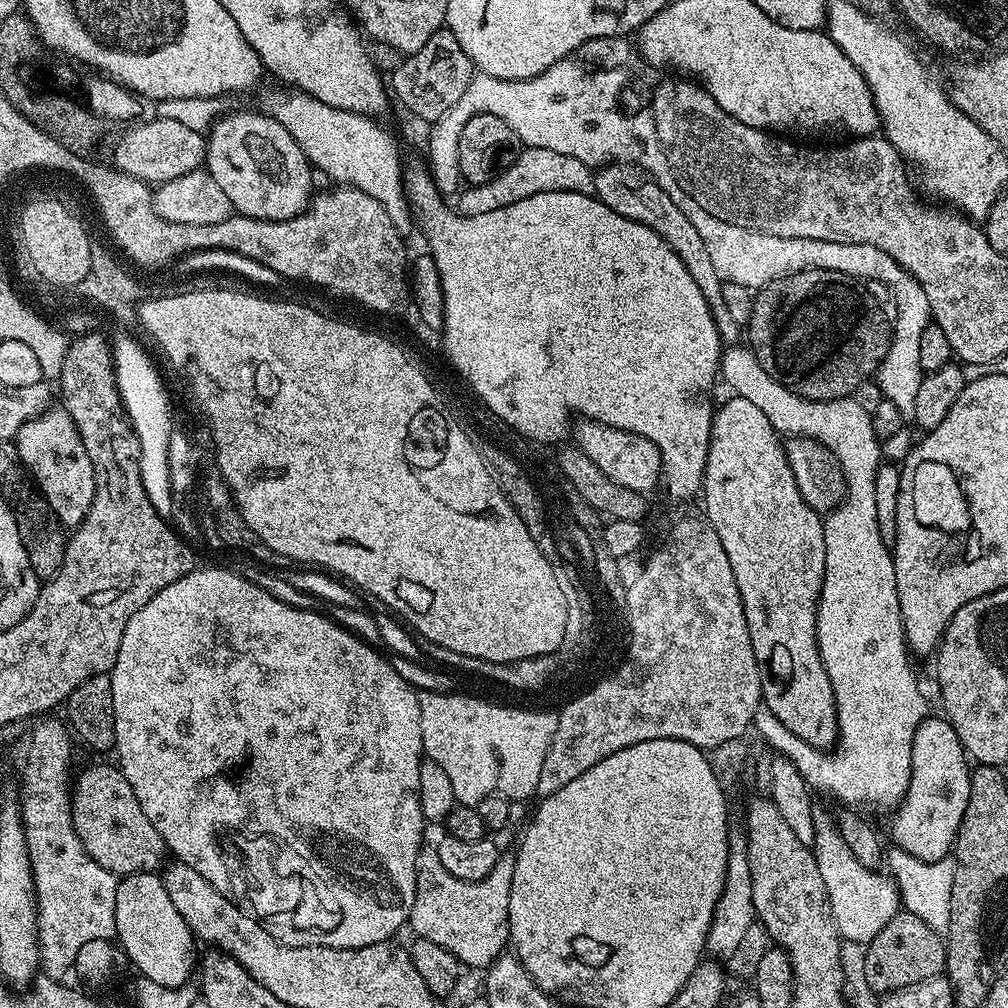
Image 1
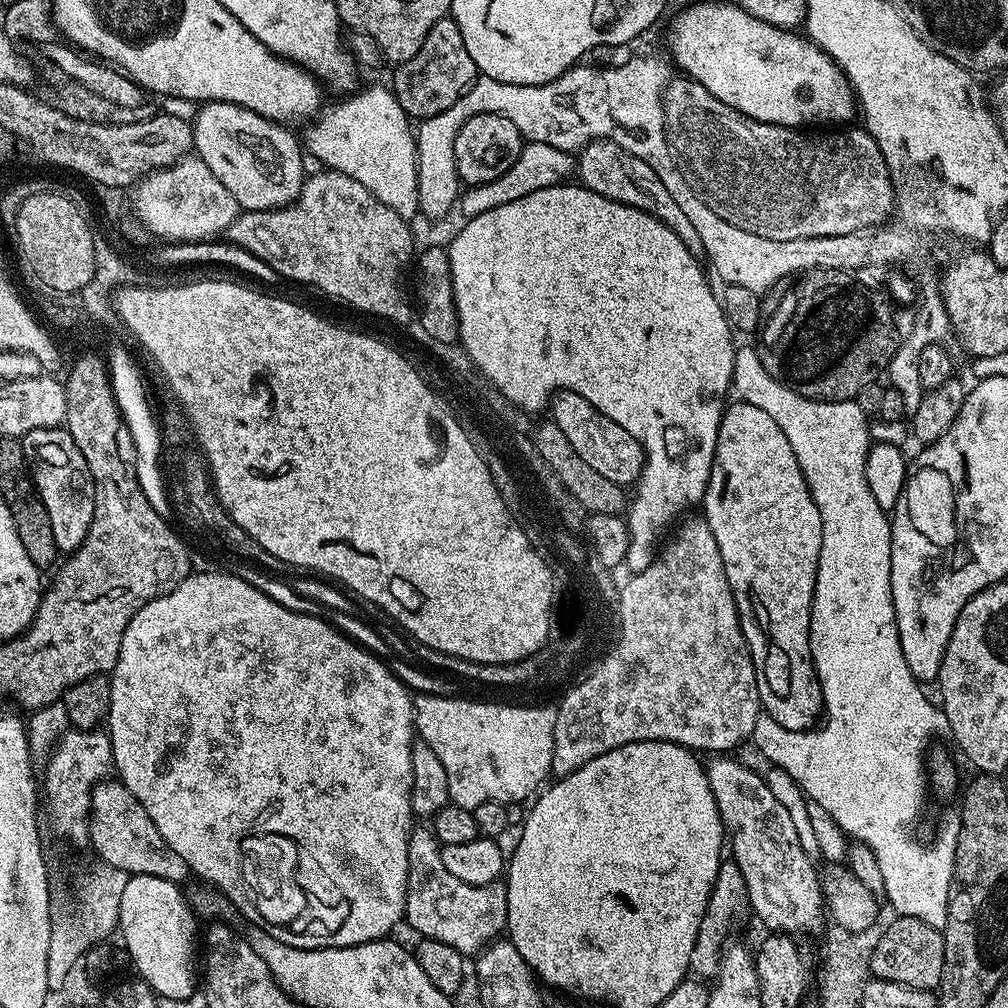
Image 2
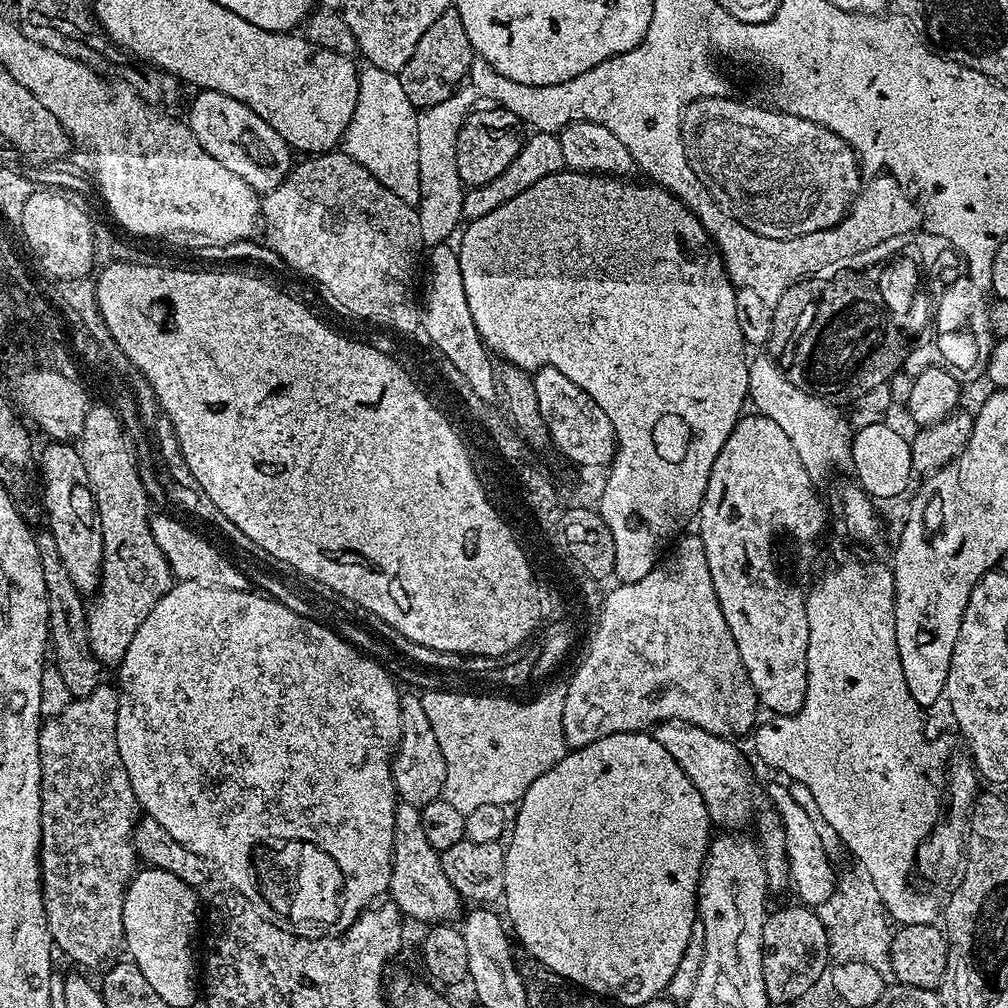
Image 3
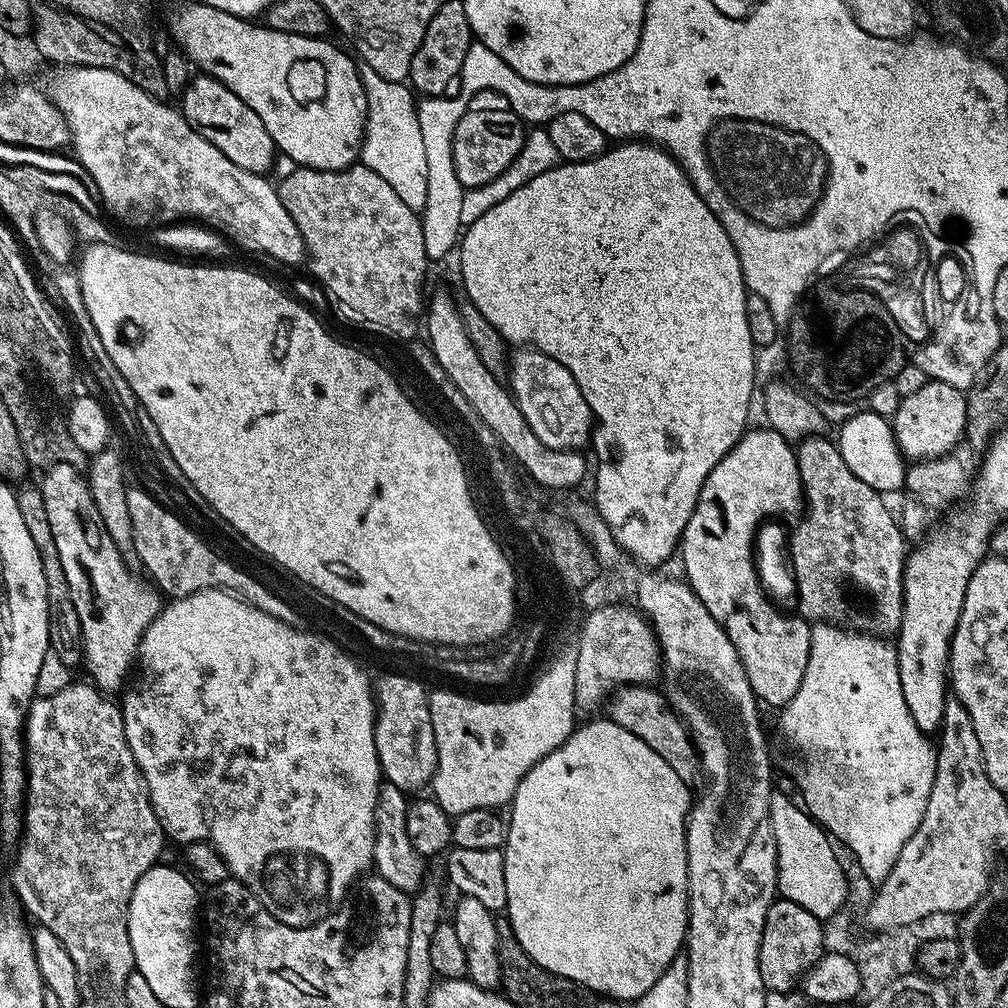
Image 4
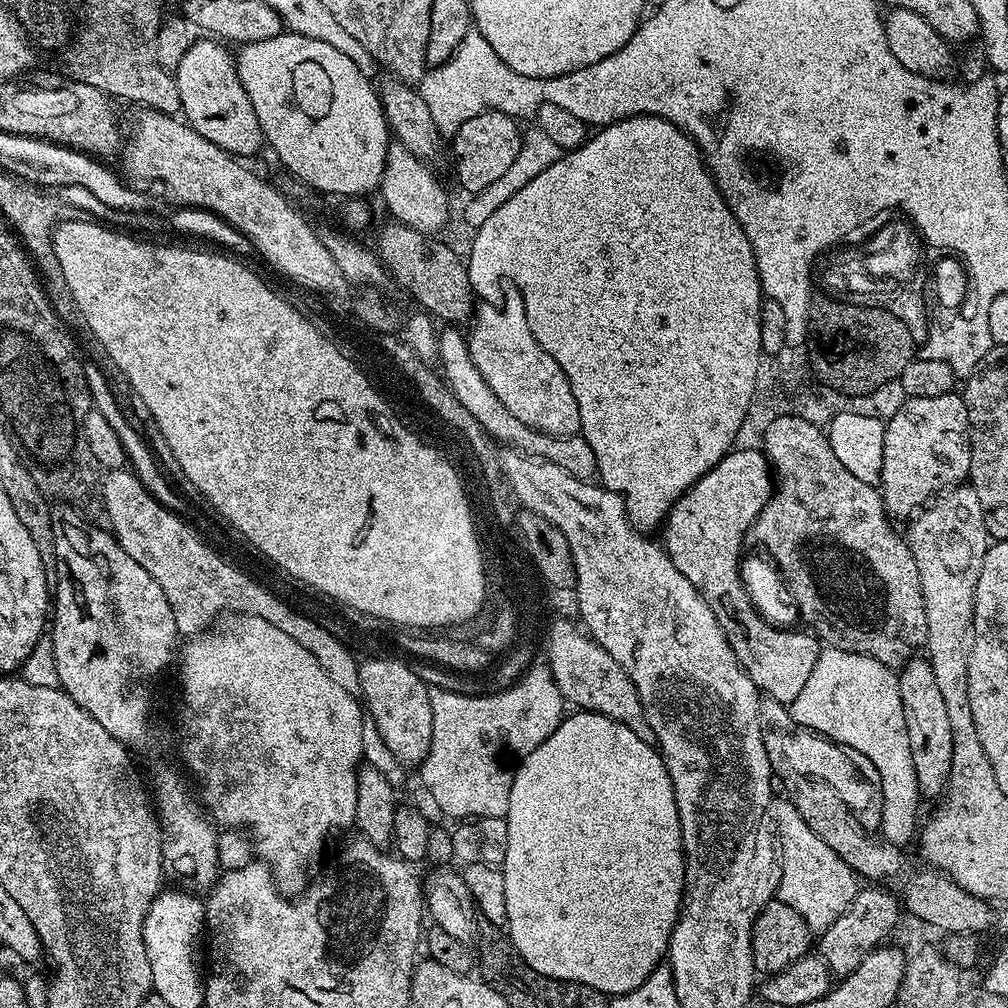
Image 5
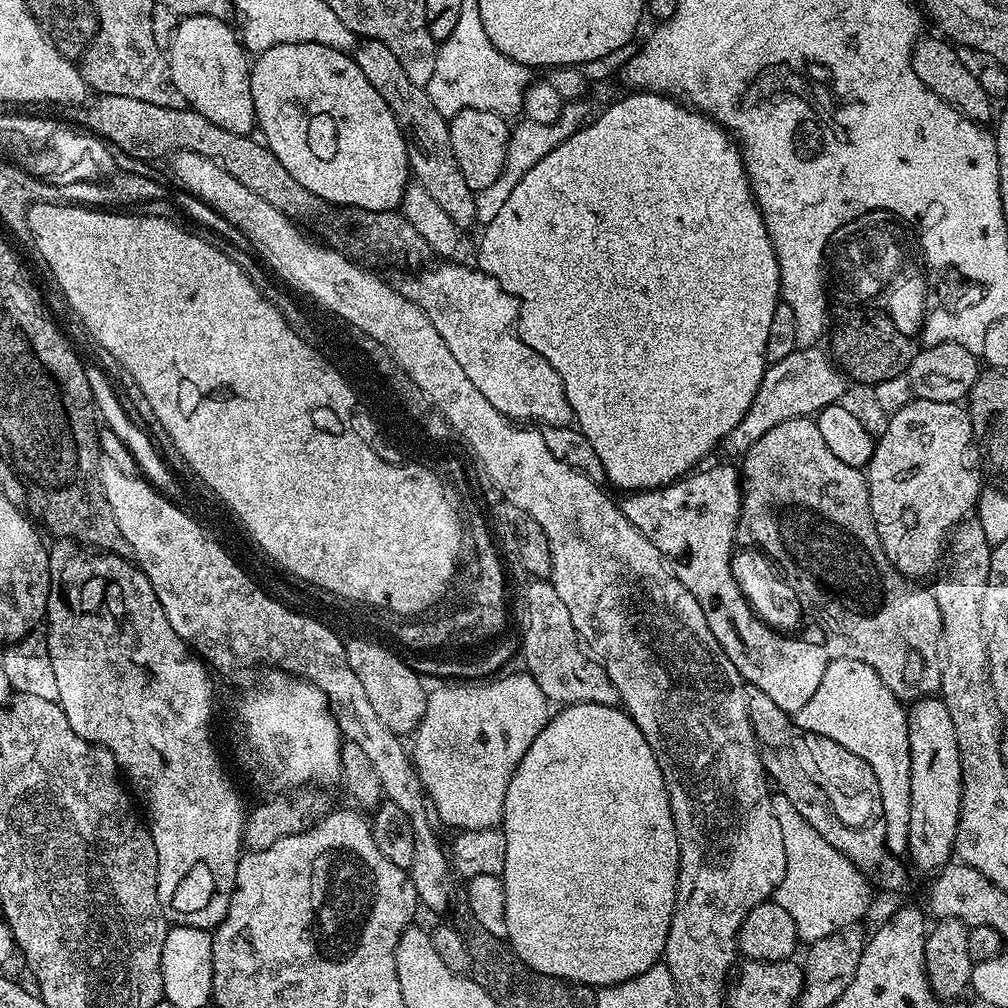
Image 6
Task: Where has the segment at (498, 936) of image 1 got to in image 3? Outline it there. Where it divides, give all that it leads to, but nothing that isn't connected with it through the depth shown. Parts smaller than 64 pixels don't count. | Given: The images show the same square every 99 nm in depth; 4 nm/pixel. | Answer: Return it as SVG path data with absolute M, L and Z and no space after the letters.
M400 802L396 805L396 817L394 818L394 846L392 847L392 873L388 883L391 903L400 907L401 912L409 921L425 920L425 925L431 926L441 922L452 922L460 912L462 898L454 886L450 886L450 878L442 870L440 853L430 846L426 839L426 834L422 831L422 820L420 818L420 808Z

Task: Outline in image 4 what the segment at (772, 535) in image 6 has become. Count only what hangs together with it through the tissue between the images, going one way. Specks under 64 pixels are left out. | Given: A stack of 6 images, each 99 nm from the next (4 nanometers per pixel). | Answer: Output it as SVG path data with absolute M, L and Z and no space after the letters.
M817 434L814 436L805 436L795 445L794 453L798 464L798 474L804 487L804 502L806 507L799 517L800 525L796 529L791 529L790 539L787 541L787 559L790 561L792 576L795 580L795 599L800 599L799 615L809 622L827 622L835 624L838 628L847 628L854 632L866 632L870 636L881 638L892 638L899 633L900 623L902 622L902 610L904 609L904 562L906 559L906 537L902 531L901 525L896 525L896 520L892 517L892 512L888 509L888 504L881 493L875 492L870 486L862 482L846 466L842 454L837 445L827 440L827 435Z

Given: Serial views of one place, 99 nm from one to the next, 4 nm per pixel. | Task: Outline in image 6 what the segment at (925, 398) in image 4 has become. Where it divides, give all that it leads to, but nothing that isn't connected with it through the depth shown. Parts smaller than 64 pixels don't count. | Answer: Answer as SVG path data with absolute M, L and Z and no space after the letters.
M913 398L902 410L887 417L888 425L878 436L873 454L866 467L870 510L886 550L886 558L903 576L924 578L941 563L946 541L956 525L973 515L982 491L980 472L972 465L974 437L967 407L959 403L930 402Z

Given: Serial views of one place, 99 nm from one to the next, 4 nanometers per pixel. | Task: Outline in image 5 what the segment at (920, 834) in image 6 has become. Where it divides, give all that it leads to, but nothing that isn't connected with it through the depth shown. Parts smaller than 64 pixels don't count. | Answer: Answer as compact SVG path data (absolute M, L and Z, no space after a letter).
M913 658L899 669L898 694L902 698L902 714L906 718L906 734L910 734L910 754L914 758L917 784L925 797L943 797L950 778L953 743L946 705L934 679L932 663L926 658Z

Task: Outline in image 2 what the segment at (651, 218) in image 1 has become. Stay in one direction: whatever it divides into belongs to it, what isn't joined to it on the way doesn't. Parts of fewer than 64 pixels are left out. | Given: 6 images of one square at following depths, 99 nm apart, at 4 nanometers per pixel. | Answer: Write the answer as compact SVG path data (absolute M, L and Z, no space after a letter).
M610 139L591 140L585 148L580 149L578 159L580 161L575 161L574 172L579 183L585 188L594 190L594 194L602 194L602 198L610 198L614 202L634 206L634 210L642 210L658 218L666 226L670 226L670 230L674 230L678 238L682 238L686 250L697 254L703 253L702 238L698 238L698 230L694 230L690 218L686 218L683 204L674 202L670 190L662 186L662 178L658 178L658 174L654 174L654 170L650 170L650 166L646 166L642 158L634 158L634 154L622 150L618 142Z

